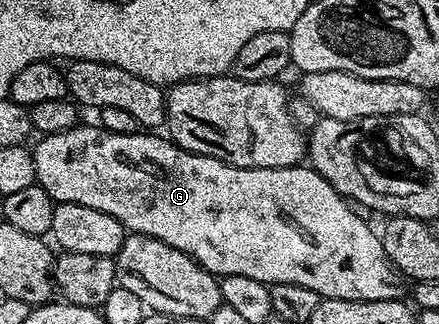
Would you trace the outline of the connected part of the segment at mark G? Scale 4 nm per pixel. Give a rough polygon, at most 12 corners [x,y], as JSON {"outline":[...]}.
{"outline":[[44,134],[35,180],[216,276],[399,300],[310,165]]}

